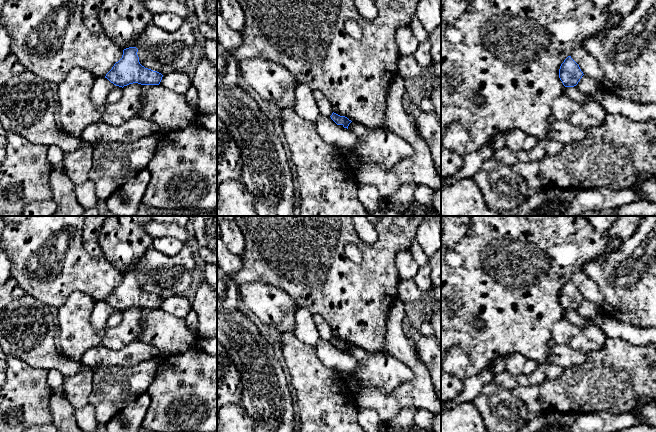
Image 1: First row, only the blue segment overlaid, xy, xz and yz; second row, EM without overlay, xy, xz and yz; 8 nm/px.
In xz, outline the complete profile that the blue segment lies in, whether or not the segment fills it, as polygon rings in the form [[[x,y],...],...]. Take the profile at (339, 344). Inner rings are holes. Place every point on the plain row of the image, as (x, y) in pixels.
[[[334,336],[332,337],[330,341],[337,349],[342,349],[344,352],[347,352],[347,353],[348,353],[349,348],[352,346],[347,341],[340,340]]]

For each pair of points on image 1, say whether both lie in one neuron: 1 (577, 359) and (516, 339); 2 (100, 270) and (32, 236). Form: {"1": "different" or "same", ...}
{"1": "different", "2": "same"}

